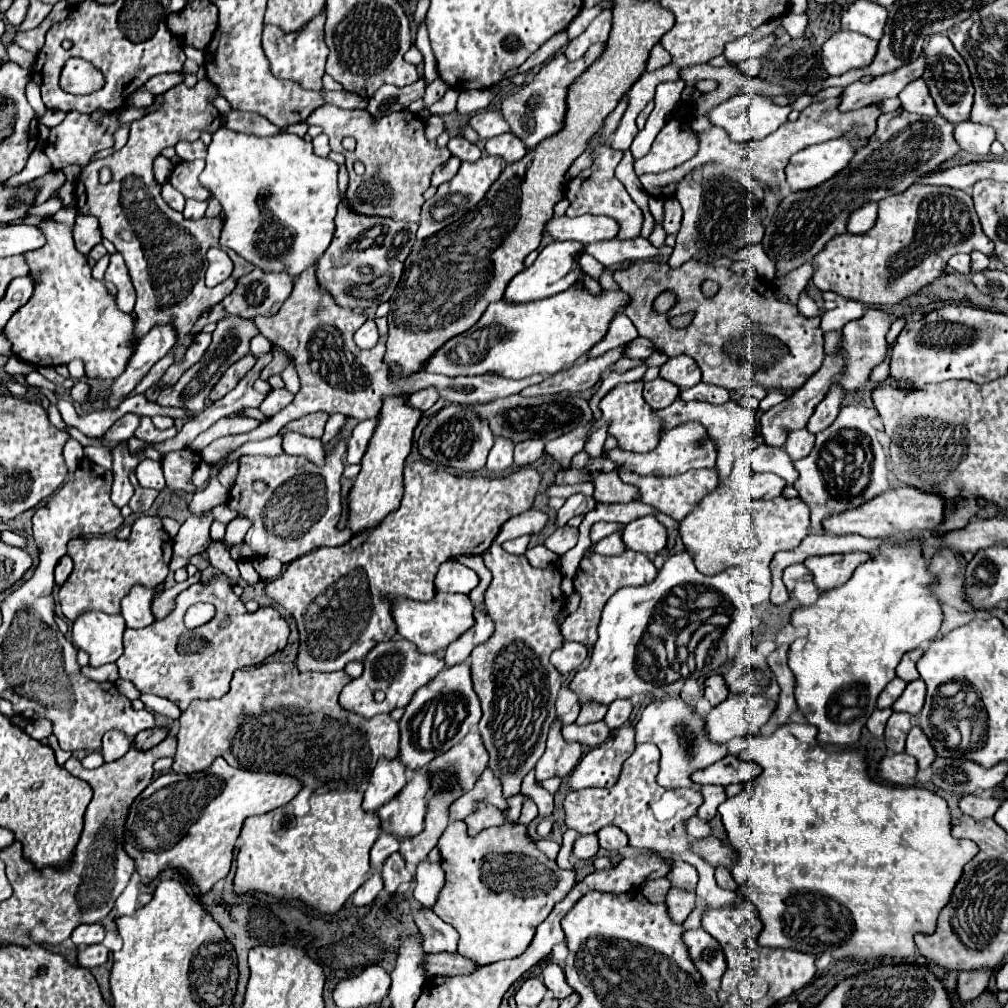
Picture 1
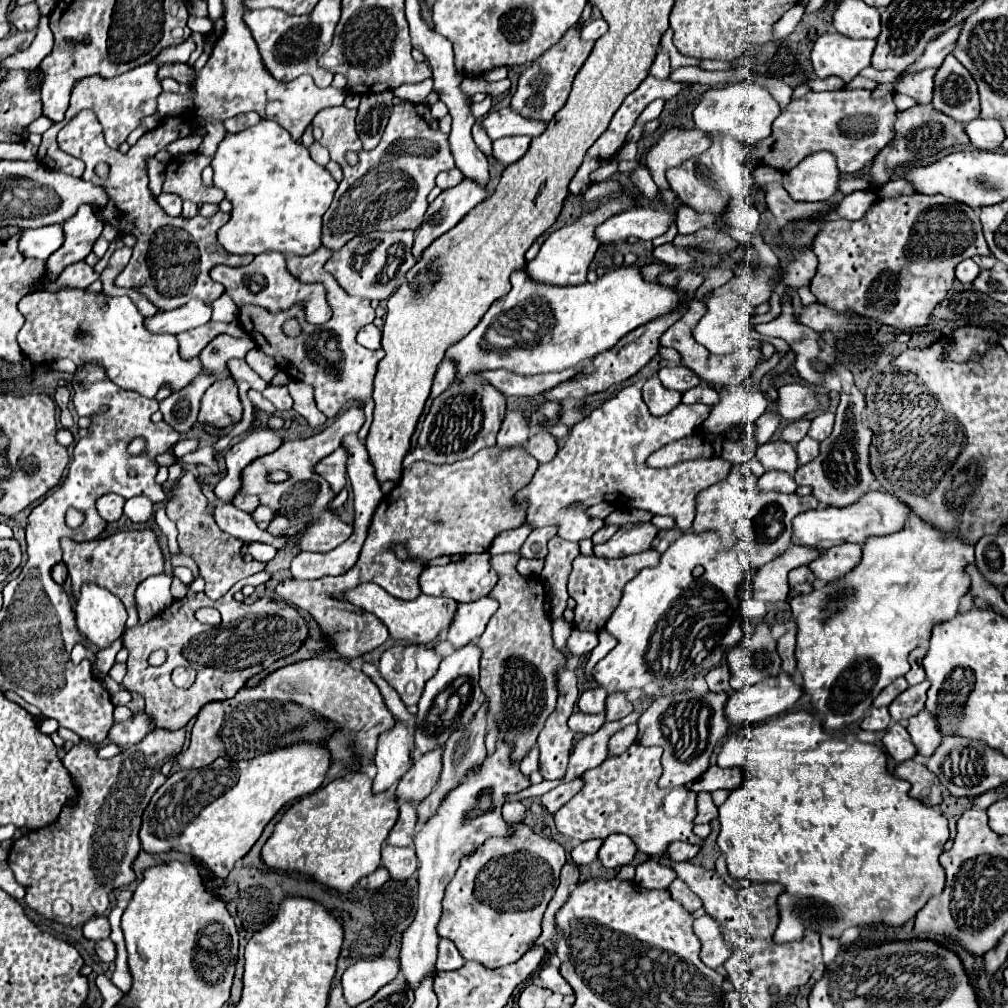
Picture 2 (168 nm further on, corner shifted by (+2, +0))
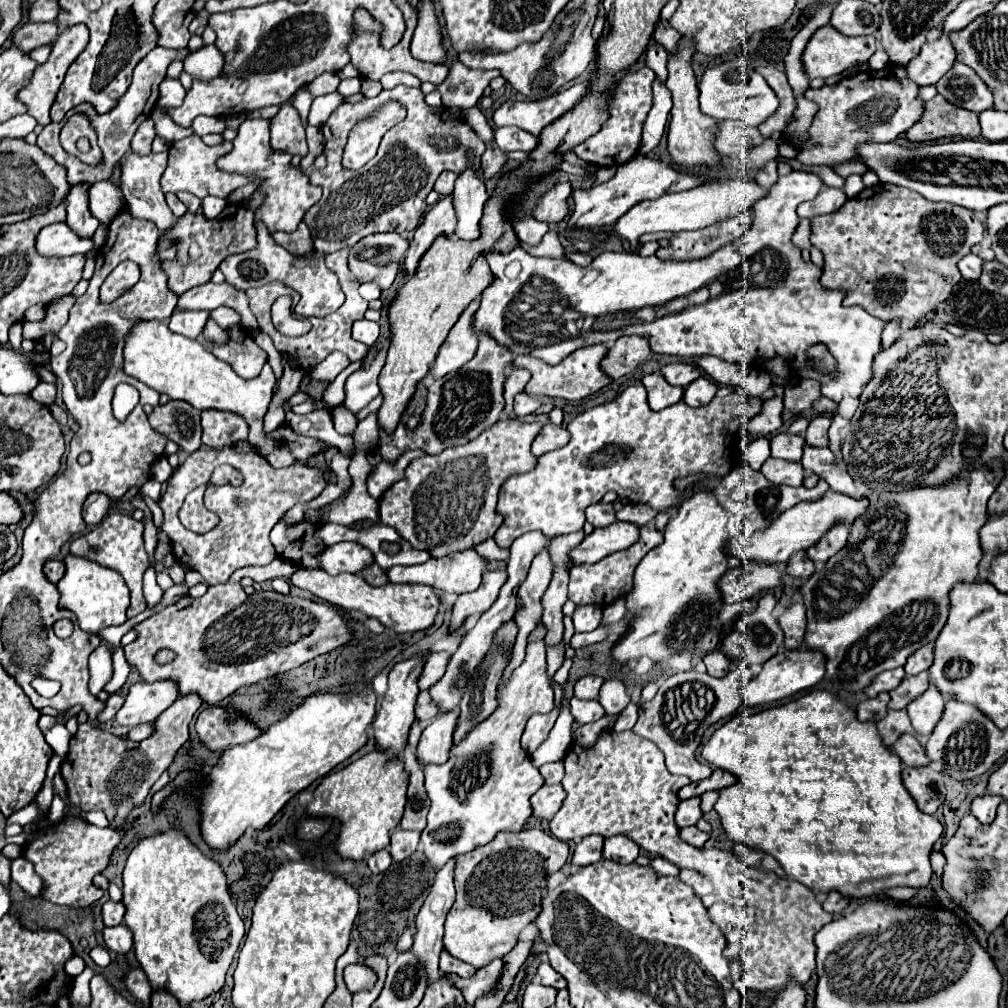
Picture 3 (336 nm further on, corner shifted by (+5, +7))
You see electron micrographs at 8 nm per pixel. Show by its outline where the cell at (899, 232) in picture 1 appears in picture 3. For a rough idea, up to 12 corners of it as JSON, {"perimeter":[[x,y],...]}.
{"perimeter":[[893,184],[811,218],[819,280],[917,324],[983,240],[973,210]]}

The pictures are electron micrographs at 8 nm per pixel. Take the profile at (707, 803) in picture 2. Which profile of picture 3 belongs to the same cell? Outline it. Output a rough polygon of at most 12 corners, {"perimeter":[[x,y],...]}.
{"perimeter":[[701,798],[683,800],[675,822],[679,828],[695,824],[703,816]]}

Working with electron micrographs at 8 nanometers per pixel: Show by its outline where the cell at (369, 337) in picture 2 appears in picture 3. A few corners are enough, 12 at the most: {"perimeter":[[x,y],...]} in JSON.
{"perimeter":[[369,320],[353,324],[353,338],[373,346],[379,338],[379,324]]}

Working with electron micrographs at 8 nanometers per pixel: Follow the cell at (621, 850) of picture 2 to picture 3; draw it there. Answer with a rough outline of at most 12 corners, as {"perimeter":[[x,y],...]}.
{"perimeter":[[627,836],[603,844],[605,860],[629,864],[639,854]]}

